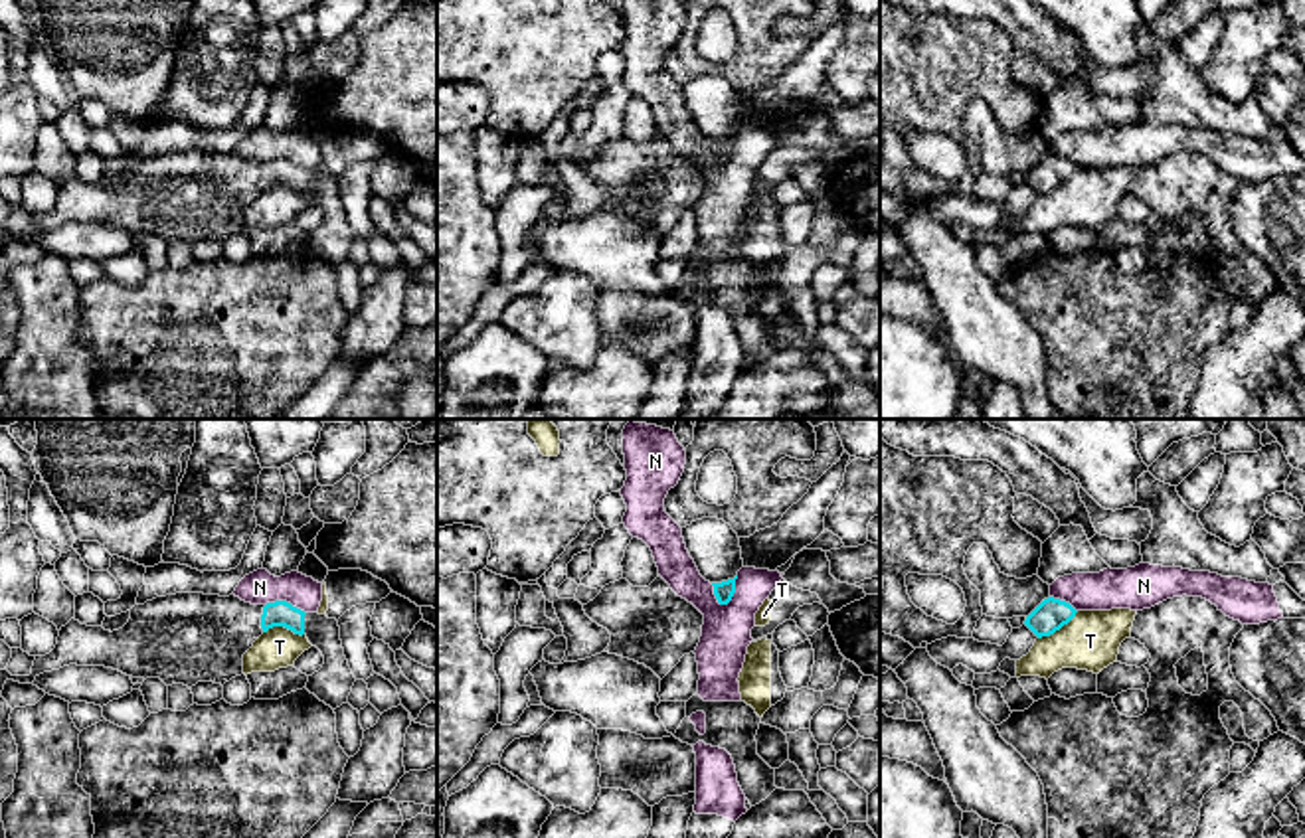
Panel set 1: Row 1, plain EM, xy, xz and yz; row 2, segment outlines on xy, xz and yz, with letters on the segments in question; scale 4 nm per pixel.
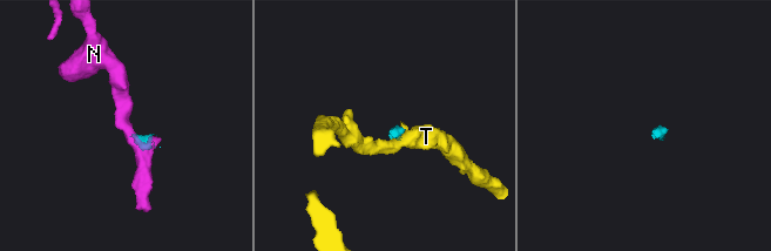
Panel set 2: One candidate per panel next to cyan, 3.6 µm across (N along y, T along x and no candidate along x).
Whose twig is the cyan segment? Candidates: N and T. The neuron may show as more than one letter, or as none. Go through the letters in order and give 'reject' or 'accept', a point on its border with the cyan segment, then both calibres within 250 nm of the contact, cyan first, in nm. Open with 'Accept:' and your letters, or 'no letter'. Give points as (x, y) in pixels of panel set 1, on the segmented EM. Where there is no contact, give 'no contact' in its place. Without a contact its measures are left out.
Accept: no letter
N: reject | xz (734, 591) | 80/200 nm
T: reject | yz (1058, 629) | 140/240 nm

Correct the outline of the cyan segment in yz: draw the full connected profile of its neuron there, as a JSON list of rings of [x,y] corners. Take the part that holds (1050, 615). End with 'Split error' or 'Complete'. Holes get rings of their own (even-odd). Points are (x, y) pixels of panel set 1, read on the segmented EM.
[[[1044,599],[1024,621],[1024,625],[1038,636],[1050,636],[1076,617],[1076,609],[1060,599]]]. Complete

